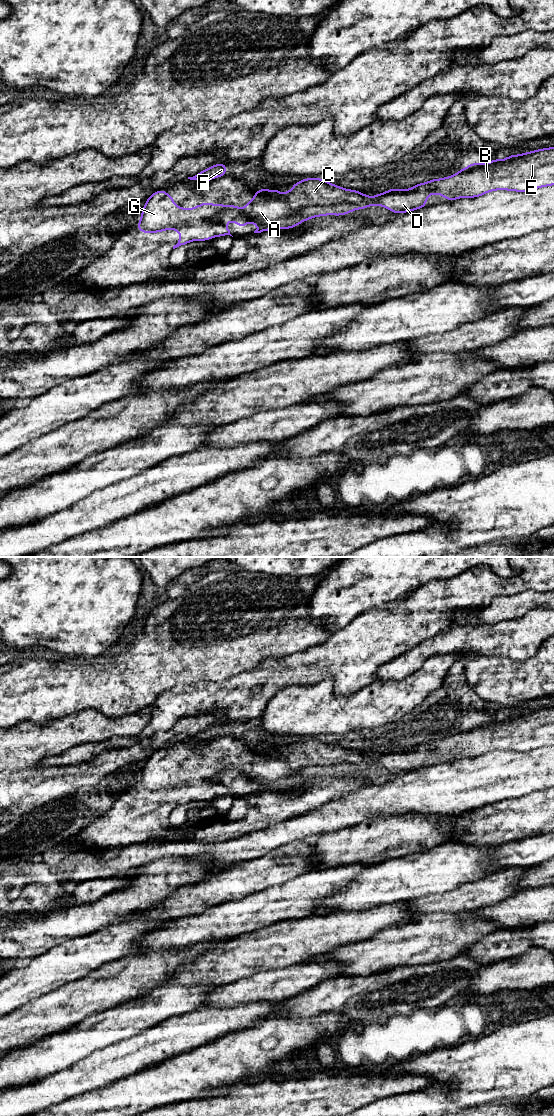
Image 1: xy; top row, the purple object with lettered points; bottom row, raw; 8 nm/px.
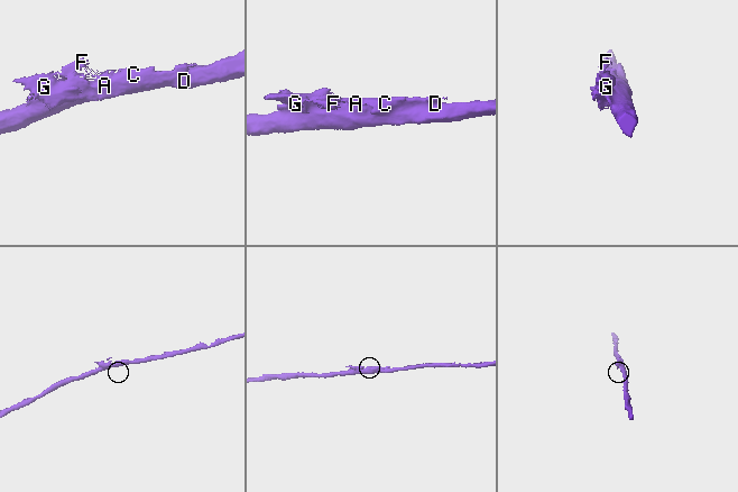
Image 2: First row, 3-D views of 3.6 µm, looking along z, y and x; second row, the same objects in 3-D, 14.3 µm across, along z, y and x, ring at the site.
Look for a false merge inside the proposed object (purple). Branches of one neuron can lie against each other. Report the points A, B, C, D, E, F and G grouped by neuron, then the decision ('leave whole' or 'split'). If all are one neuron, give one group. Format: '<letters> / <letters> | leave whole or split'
A C F G / B D E | split

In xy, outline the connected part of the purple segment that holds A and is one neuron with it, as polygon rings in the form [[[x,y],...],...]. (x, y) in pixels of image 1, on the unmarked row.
[[[322,738],[302,739],[295,743],[288,753],[279,753],[277,749],[278,747],[275,747],[272,751],[268,751],[263,747],[254,752],[254,758],[244,766],[244,773],[249,776],[250,782],[274,789],[290,789],[304,782],[304,777],[301,775],[301,770],[298,766],[309,761],[312,762],[314,768],[322,770],[325,775],[334,775],[340,764],[349,764],[358,769],[366,769],[370,764],[382,765],[383,761],[392,753],[403,753],[406,751],[405,749],[391,748],[384,753],[370,757],[358,750],[341,748],[334,757]]]

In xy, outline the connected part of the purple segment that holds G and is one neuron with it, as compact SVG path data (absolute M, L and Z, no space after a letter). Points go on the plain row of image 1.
M165 749L154 752L141 772L140 782L135 786L146 794L174 789L181 797L173 809L191 801L208 801L214 796L230 795L228 787L211 781L210 778L222 770L236 769L238 765L222 765L203 762L185 769L174 764L174 758Z

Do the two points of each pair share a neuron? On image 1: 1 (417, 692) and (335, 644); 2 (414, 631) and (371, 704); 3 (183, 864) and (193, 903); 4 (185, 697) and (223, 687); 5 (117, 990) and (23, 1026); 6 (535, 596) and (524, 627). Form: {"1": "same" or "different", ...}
{"1": "different", "2": "different", "3": "different", "4": "same", "5": "same", "6": "different"}

